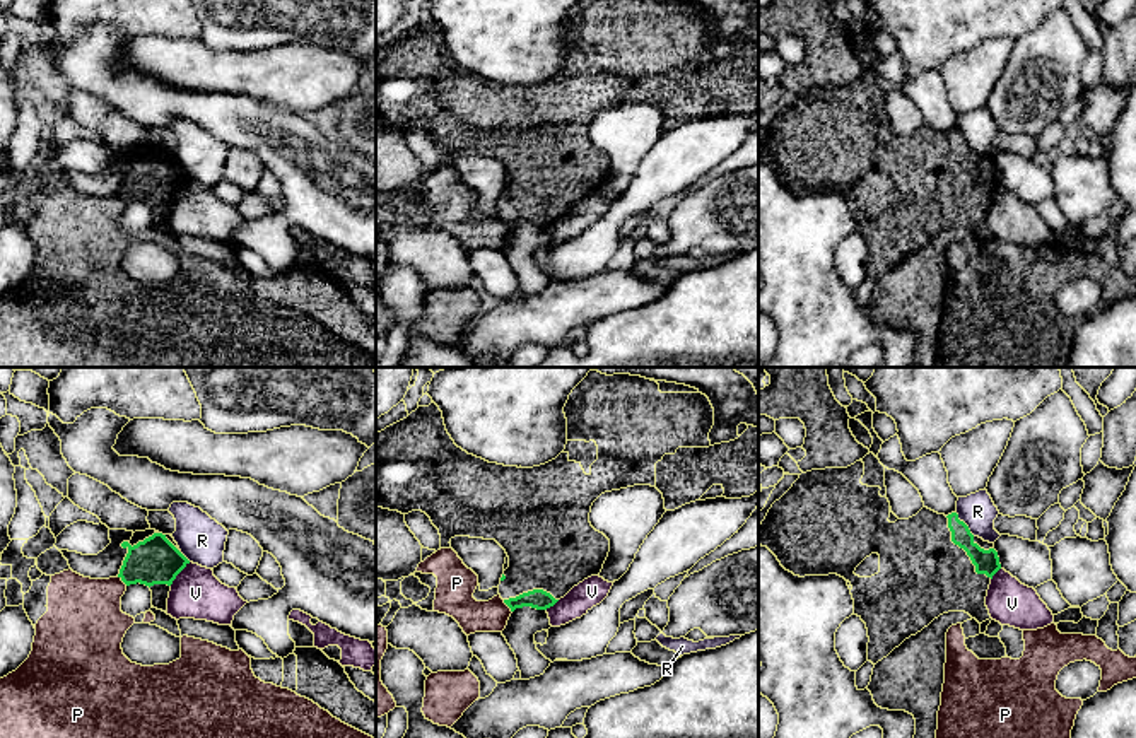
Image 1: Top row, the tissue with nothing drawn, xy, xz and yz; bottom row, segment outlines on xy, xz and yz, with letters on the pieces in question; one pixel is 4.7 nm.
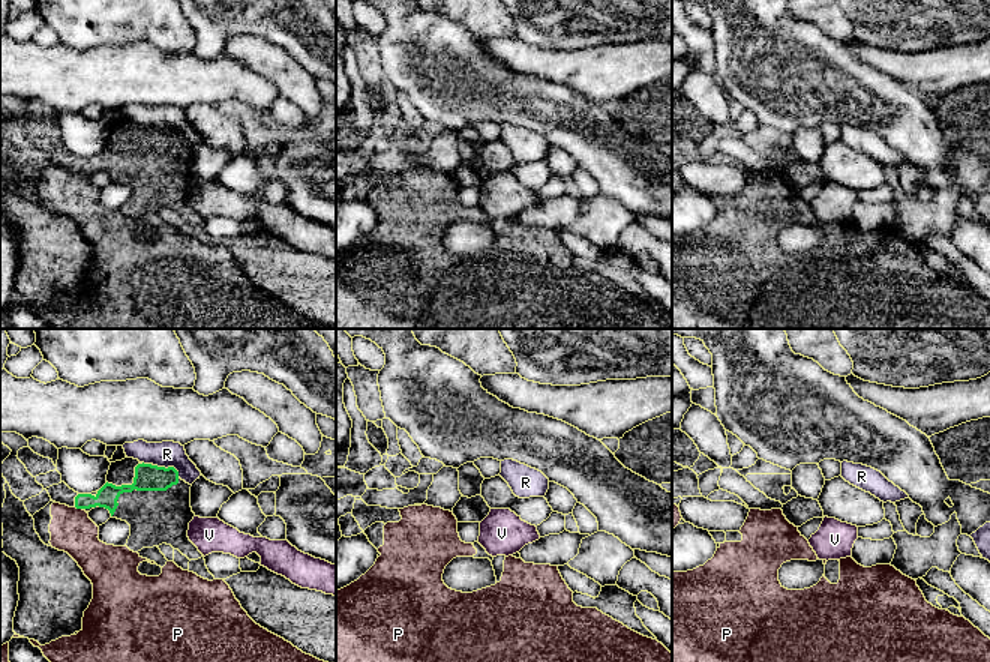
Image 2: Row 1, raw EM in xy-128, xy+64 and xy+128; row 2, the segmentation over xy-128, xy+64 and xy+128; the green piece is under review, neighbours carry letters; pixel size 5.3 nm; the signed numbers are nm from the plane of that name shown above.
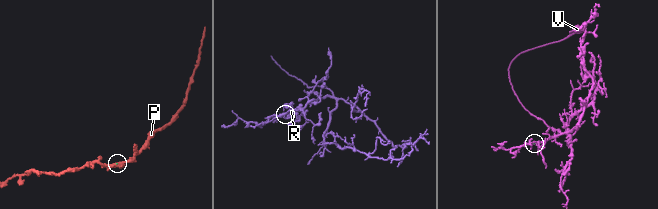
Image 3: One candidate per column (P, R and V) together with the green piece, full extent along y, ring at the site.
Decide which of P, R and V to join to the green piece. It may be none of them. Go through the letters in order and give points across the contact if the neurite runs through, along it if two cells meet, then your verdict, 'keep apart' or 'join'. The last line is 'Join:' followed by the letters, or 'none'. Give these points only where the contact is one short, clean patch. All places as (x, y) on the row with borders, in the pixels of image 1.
P: keep apart
R: along yz (955, 513), (974, 535) | keep apart
V: along xy (190, 562), (169, 585) | keep apart
Join: none

